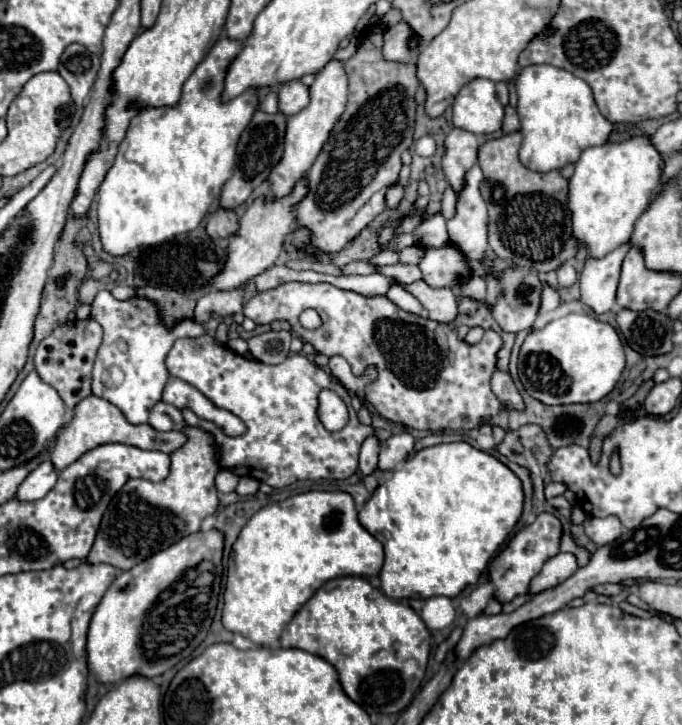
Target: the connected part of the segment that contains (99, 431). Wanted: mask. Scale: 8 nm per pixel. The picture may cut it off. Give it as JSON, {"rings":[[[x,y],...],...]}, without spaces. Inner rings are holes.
{"rings":[[[90,395],[86,399],[82,399],[76,407],[74,407],[74,417],[68,423],[68,427],[58,435],[58,441],[50,453],[50,459],[54,463],[54,467],[58,471],[66,469],[70,463],[74,463],[76,459],[80,459],[86,451],[104,445],[104,443],[124,443],[124,445],[134,445],[140,449],[152,449],[152,451],[162,451],[162,453],[172,453],[178,447],[182,447],[186,441],[182,431],[166,431],[160,433],[156,429],[152,429],[150,425],[132,425],[128,423],[128,419],[124,417],[124,413],[112,405],[110,401]]]}

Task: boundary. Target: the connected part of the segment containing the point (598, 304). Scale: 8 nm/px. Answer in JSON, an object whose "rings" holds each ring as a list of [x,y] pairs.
{"rings":[[[624,243],[600,259],[586,257],[584,261],[584,269],[580,273],[582,303],[592,307],[598,315],[614,309],[616,305],[620,263],[624,261],[624,255],[630,251],[630,247],[630,243]]]}

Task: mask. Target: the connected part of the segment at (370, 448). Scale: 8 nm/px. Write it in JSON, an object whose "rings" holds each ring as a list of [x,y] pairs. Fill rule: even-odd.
{"rings":[[[374,435],[368,437],[362,445],[362,451],[360,451],[360,471],[362,471],[362,475],[372,475],[376,471],[378,451],[380,451],[378,439]]]}

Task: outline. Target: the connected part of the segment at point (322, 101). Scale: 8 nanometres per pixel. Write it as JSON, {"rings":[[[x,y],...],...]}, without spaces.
{"rings":[[[330,61],[320,73],[316,73],[316,81],[310,87],[310,105],[304,107],[300,113],[288,117],[288,127],[286,127],[286,137],[284,137],[284,155],[280,163],[272,169],[272,175],[268,177],[270,199],[282,199],[290,195],[294,185],[306,177],[322,145],[326,143],[334,123],[344,113],[346,93],[348,93],[348,79],[340,61]]]}

